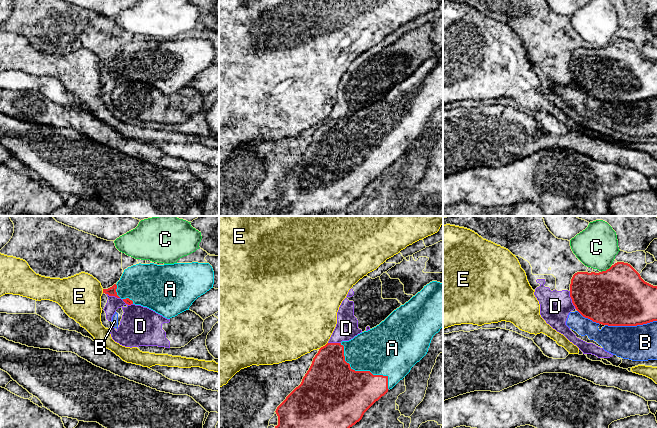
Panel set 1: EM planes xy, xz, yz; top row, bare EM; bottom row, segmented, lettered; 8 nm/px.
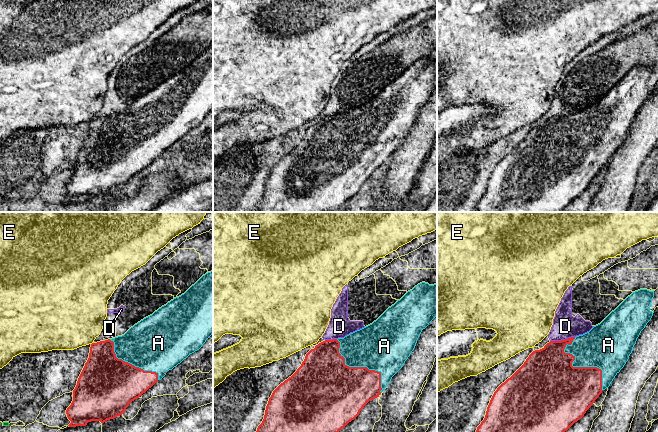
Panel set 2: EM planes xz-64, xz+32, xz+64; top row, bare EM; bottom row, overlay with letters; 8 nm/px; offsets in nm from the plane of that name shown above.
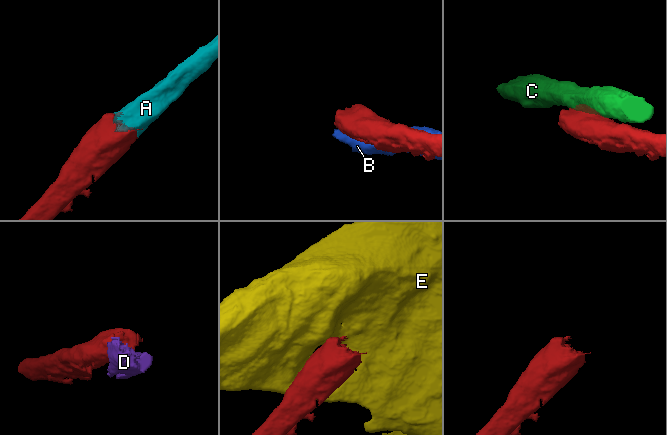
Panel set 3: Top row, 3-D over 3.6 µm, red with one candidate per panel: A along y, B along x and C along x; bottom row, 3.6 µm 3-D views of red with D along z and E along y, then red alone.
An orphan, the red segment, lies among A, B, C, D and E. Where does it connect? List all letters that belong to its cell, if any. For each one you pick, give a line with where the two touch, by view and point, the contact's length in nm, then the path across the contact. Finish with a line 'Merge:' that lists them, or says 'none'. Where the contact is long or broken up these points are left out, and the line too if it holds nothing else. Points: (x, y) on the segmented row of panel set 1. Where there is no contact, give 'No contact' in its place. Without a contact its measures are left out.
A: Touches red at xz (363, 371). Shared border 550 nm
Merge: A

